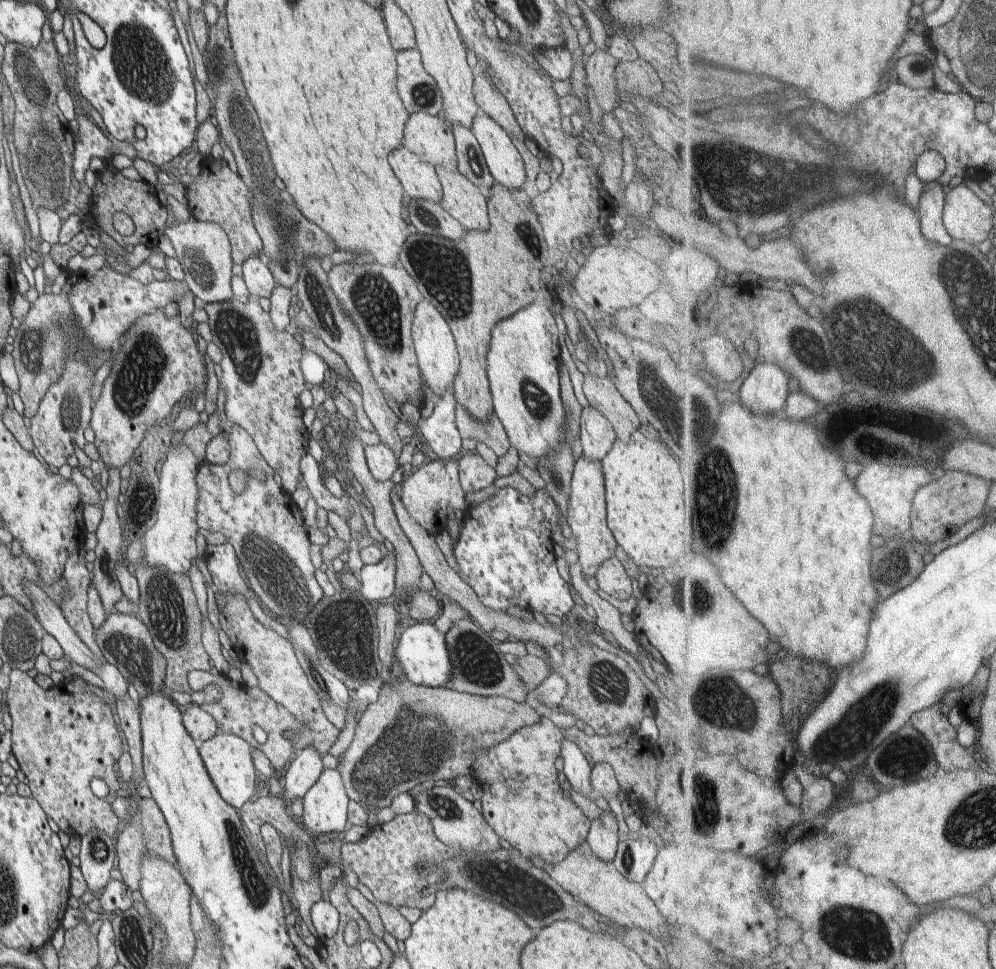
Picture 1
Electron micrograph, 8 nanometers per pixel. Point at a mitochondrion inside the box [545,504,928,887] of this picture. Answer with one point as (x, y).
(862, 722)

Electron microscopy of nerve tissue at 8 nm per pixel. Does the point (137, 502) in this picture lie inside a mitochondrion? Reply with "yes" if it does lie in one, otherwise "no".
no

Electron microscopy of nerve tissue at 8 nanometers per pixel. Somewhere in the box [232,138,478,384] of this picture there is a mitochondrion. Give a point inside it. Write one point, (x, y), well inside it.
(442, 272)

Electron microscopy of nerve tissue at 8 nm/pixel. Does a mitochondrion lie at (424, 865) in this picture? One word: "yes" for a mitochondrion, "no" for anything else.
yes

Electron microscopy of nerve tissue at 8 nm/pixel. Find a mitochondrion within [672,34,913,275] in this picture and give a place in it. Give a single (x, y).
(761, 184)

